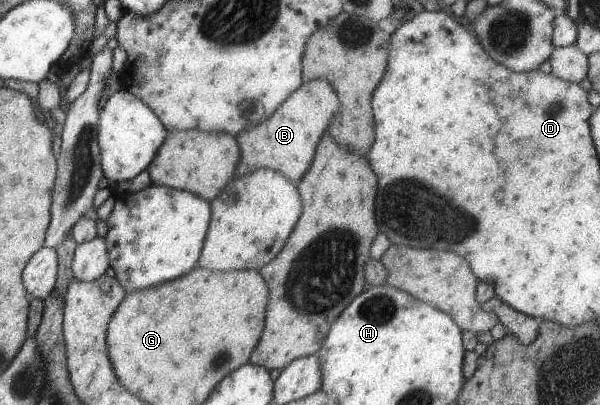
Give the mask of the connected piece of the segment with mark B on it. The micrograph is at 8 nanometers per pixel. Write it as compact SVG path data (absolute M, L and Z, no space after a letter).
M308 80L306 84L300 84L274 110L272 116L236 134L240 160L236 164L234 176L244 176L258 168L272 168L284 174L286 180L298 183L296 180L308 172L316 142L320 136L327 134L328 124L334 118L334 112L338 112L338 106L338 98L326 80Z

